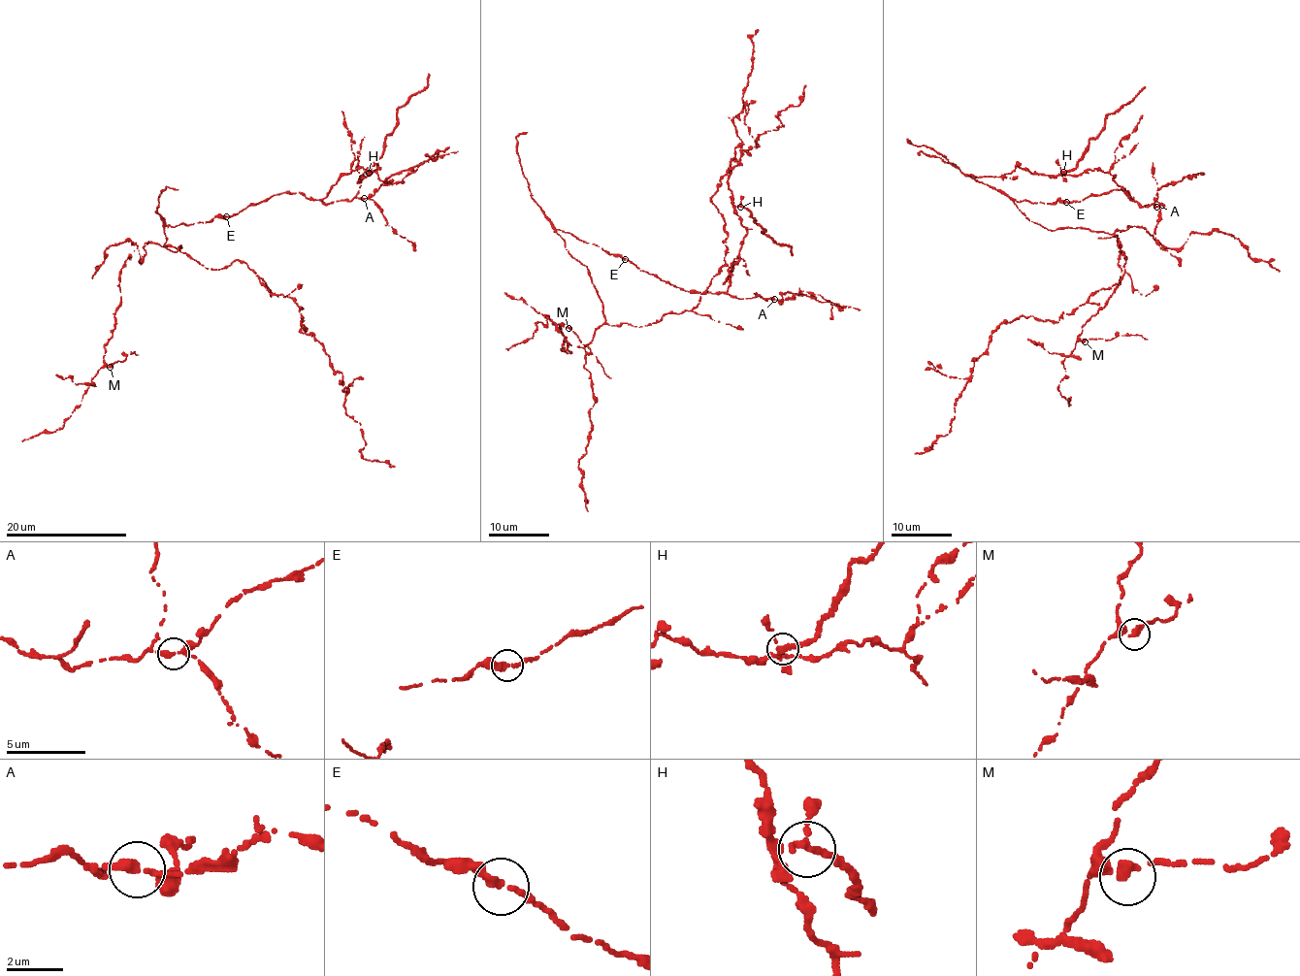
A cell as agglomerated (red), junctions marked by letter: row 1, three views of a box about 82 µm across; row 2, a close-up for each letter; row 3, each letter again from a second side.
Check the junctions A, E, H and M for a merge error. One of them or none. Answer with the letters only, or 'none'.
H

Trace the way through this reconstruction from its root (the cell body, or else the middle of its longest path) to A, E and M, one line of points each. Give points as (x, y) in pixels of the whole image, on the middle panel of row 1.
A: (568, 252), (557, 229), (621, 255), (640, 271), (685, 290), (774, 299)
E: (568, 252), (557, 229), (568, 232), (587, 243), (597, 244), (625, 259)
M: (568, 252), (587, 267), (605, 319), (586, 345), (563, 343), (571, 353), (559, 331), (562, 323), (568, 328)

